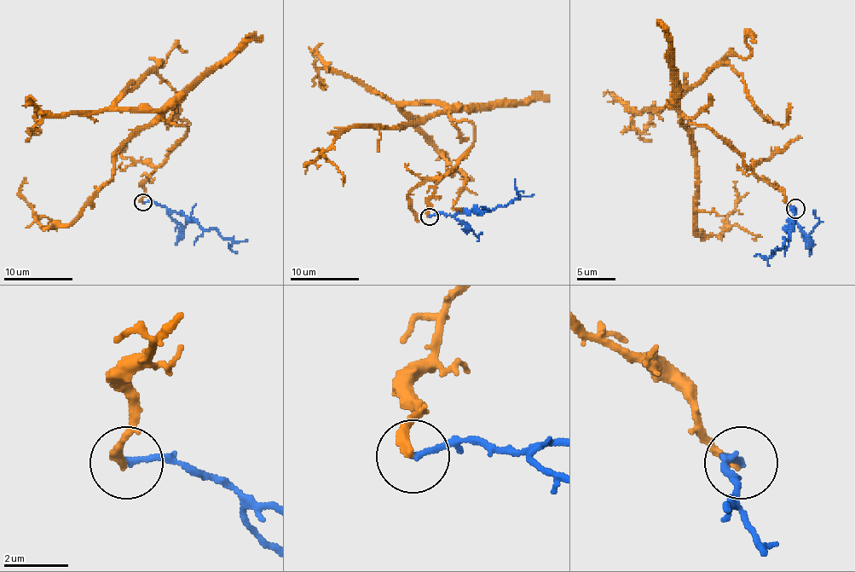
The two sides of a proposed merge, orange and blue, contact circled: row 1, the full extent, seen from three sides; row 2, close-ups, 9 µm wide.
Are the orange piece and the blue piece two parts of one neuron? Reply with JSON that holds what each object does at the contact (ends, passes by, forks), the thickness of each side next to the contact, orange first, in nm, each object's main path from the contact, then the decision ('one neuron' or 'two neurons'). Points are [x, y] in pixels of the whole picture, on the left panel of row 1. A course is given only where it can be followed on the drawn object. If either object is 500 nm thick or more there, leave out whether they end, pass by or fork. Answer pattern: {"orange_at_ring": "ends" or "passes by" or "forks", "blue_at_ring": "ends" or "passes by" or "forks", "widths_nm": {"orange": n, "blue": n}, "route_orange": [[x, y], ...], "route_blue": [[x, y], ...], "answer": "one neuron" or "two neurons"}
{"orange_at_ring": "ends", "blue_at_ring": "ends", "widths_nm": {"orange": 260, "blue": 190}, "route_orange": [[142, 201], [142, 184], [187, 126], [144, 124], [70, 224], [41, 224], [20, 193], [25, 177]], "route_blue": [[142, 201], [156, 201], [181, 212], [205, 229], [215, 229], [232, 241], [230, 246], [228, 245]], "answer": "two neurons"}

